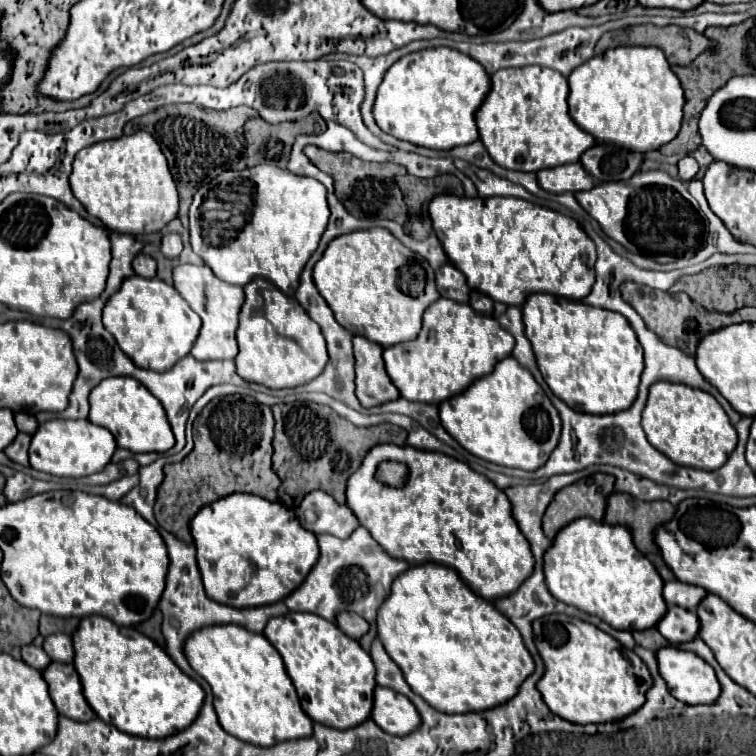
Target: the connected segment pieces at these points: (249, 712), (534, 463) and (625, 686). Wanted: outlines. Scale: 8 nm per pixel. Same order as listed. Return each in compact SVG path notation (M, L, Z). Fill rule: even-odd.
M233 624L207 626L185 642L185 656L193 670L209 682L215 694L213 702L219 724L231 736L269 748L313 734L313 720L303 712L279 652L275 652L263 634L247 632Z
M513 356L501 360L495 370L471 384L459 396L439 406L443 428L471 454L509 468L541 468L559 442L559 412L535 382L533 374Z
M565 614L543 616L533 622L535 644L545 662L539 692L557 716L573 724L605 724L637 712L645 704L645 694L653 686L653 676L645 662L613 636Z

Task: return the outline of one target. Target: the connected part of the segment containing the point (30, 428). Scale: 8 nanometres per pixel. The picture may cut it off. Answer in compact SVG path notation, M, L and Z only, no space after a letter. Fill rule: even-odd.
M17 412L15 414L15 424L17 424L19 432L25 432L29 436L33 436L37 432L37 426L39 426L37 420L35 420L35 416L31 416L27 412Z

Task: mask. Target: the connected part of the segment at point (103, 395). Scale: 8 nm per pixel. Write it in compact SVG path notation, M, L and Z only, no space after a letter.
M105 378L97 384L91 394L91 412L89 420L97 426L107 428L119 448L127 448L131 452L167 452L175 444L175 436L167 422L165 410L161 402L139 382L133 378Z

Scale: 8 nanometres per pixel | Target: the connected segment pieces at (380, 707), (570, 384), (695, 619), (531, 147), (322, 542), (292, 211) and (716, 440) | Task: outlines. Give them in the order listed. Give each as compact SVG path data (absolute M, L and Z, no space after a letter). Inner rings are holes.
M375 688L375 706L371 718L381 730L393 736L407 736L421 724L421 716L411 700L391 688Z
M543 292L531 294L521 310L543 380L569 408L613 414L633 404L643 372L643 348L625 316Z
M669 608L667 614L659 620L657 630L671 644L683 644L697 638L699 626L699 616L695 612L687 612L685 608Z
M545 66L503 68L491 74L491 88L475 112L479 140L489 156L503 168L539 172L559 164L579 162L581 154L595 146L595 138L583 132L569 116L567 78Z
M363 526L345 540L329 534L319 534L317 540L321 550L319 562L307 580L283 600L287 608L291 612L311 612L331 622L335 622L339 612L355 612L367 622L375 622L379 606L391 592L391 582L409 568L409 562L389 556Z
M259 164L251 168L251 172L255 172L255 176L251 176L251 180L255 180L255 216L251 216L251 224L247 224L247 228L227 244L227 248L211 248L211 244L199 236L199 204L203 204L203 192L207 192L207 188L201 188L195 194L189 210L193 252L201 256L223 282L245 286L253 278L267 278L283 294L293 296L299 286L299 274L317 250L327 228L329 206L325 200L325 188L313 178L295 176L277 166Z
M655 382L649 388L649 400L643 410L641 424L647 440L679 466L717 470L727 462L737 446L737 432L721 404L711 394L685 384Z

